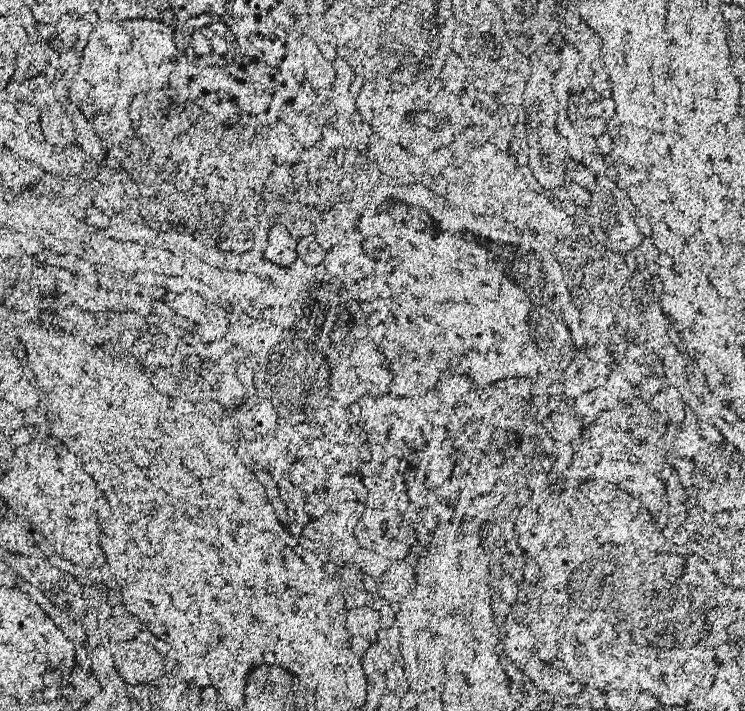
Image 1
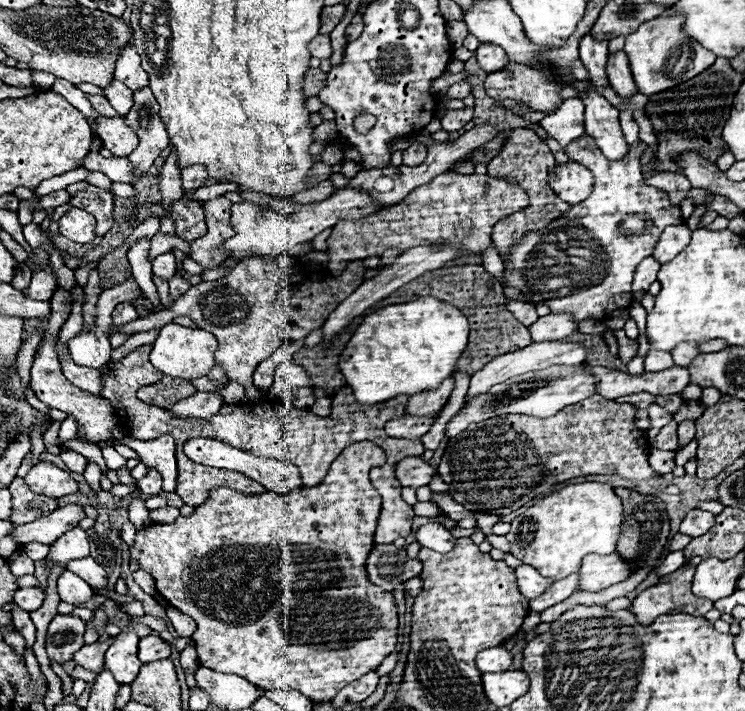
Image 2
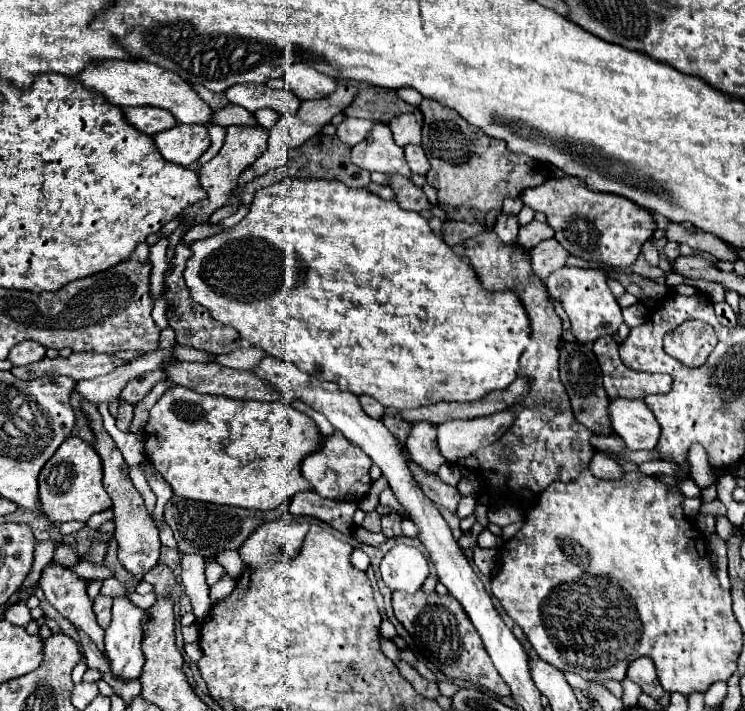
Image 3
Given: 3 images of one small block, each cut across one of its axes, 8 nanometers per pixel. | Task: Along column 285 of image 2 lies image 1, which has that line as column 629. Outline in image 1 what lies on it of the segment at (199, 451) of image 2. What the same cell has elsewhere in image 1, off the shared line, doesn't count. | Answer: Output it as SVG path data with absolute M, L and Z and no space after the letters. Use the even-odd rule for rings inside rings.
M606 460L596 466L596 470L588 476L592 480L606 478L624 492L630 492L634 498L642 500L650 512L654 512L660 526L666 520L666 486L664 482L650 472L644 464L628 462L628 460Z

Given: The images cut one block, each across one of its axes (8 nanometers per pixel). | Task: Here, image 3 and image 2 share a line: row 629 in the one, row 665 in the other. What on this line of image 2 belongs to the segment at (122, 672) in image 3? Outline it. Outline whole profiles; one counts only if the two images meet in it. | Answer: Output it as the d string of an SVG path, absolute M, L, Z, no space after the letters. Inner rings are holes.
M120 632L106 650L106 666L120 684L132 684L142 666L138 660L138 640L134 632Z

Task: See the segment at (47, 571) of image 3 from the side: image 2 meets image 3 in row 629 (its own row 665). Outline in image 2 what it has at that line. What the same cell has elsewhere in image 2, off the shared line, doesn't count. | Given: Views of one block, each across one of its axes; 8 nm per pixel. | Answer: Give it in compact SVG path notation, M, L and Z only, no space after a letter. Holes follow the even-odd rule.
M106 640L104 644L100 642L94 642L90 646L84 646L80 648L76 654L74 654L74 662L94 674L100 674L102 672L102 666L104 666L104 652L108 648L108 644L112 644L112 640Z

